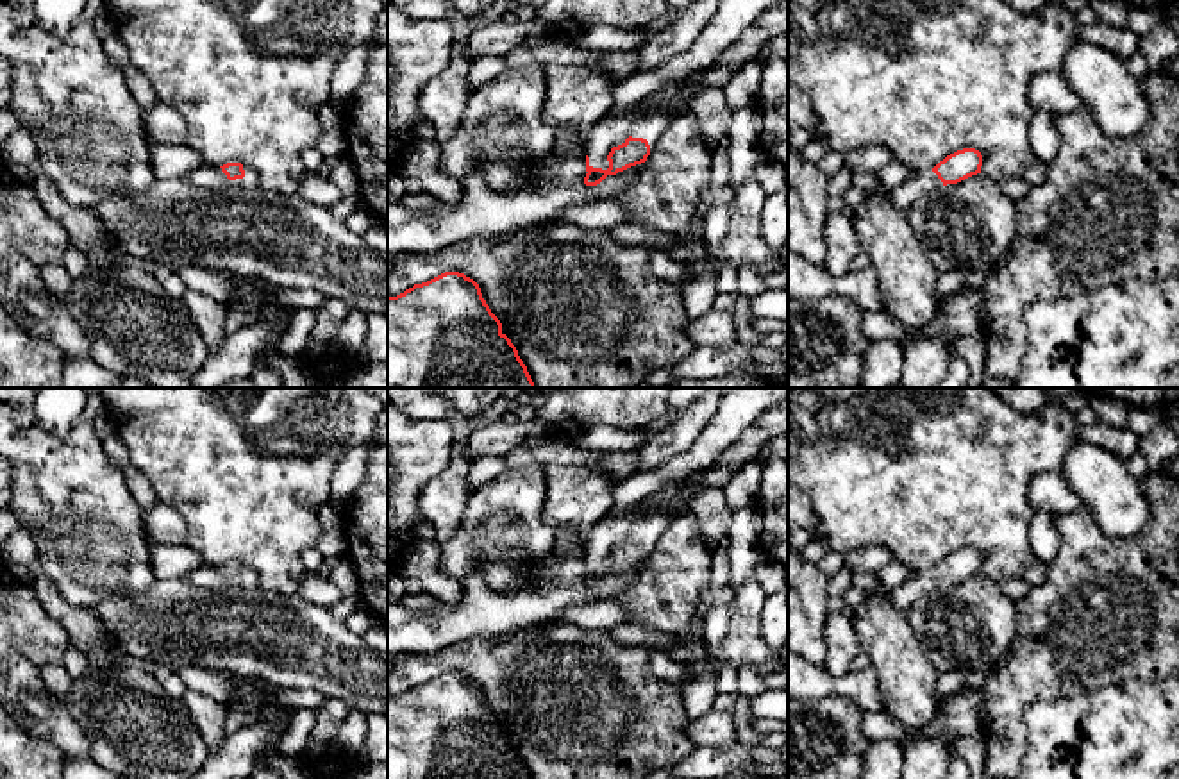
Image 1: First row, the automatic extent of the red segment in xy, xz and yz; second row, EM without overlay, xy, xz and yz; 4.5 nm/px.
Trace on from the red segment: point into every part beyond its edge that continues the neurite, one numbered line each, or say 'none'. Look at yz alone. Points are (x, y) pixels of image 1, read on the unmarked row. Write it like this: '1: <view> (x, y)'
1: yz (922, 583)

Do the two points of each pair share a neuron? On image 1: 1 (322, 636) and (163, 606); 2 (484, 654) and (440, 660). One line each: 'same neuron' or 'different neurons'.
1: same neuron
2: same neuron

